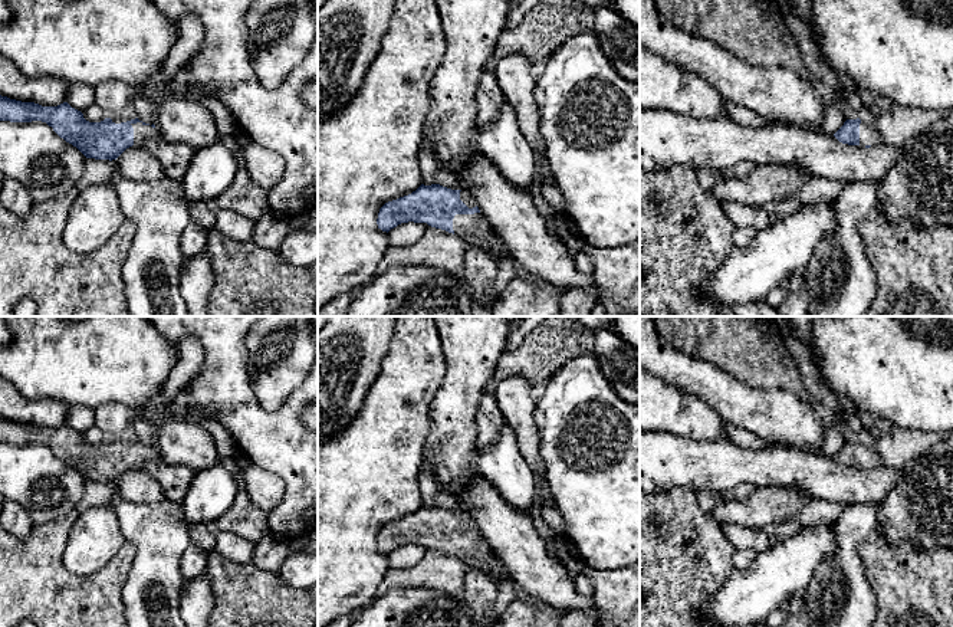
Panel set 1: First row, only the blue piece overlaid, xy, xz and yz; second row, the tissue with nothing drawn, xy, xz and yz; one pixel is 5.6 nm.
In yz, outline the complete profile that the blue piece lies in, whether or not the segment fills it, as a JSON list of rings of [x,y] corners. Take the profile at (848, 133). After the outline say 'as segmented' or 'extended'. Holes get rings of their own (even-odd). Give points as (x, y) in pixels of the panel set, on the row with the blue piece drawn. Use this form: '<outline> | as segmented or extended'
[[[860,118],[847,119],[834,137],[842,144],[861,145],[865,148],[883,144],[881,134]]] | extended

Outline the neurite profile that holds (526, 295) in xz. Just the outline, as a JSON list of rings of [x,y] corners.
[[[519,270],[493,302],[490,316],[558,316],[565,292],[535,273]]]

